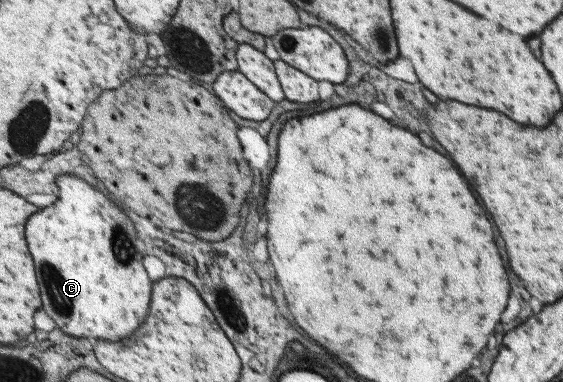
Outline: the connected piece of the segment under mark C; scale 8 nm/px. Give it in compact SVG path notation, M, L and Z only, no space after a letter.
M71 175L59 177L58 182L58 203L35 213L27 223L27 241L35 255L39 279L43 279L43 309L67 335L121 341L135 333L149 315L154 283L143 265L147 245L137 237L131 215L125 215L105 191L99 192L91 183Z

